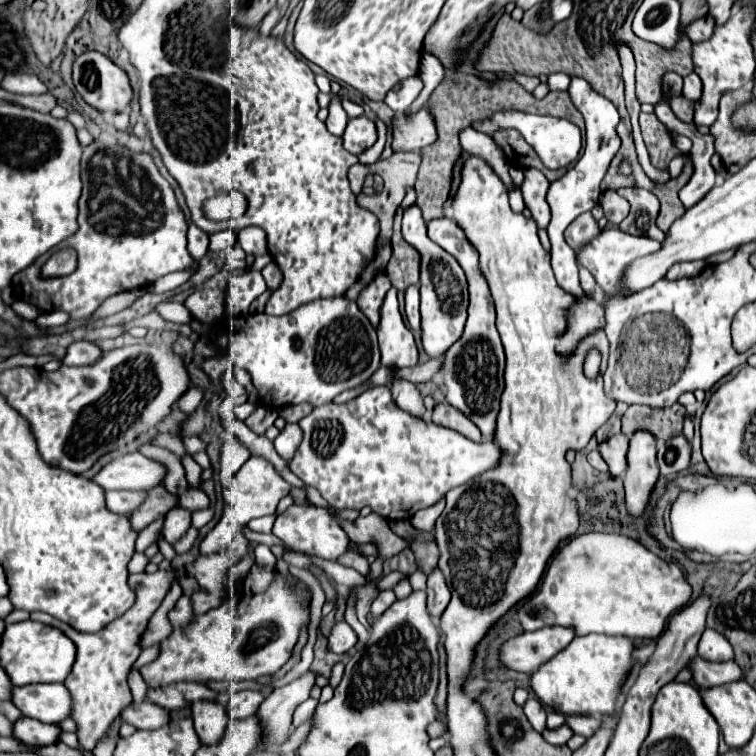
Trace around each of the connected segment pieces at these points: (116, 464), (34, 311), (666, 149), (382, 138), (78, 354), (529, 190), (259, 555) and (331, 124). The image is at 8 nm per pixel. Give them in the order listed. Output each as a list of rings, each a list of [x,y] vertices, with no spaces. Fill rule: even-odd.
[[[129,452],[103,466],[93,482],[103,490],[145,490],[157,486],[163,476],[163,464],[145,458],[141,452]]]
[[[22,300],[12,303],[12,309],[27,320],[35,320],[41,314],[36,306]]]
[[[641,114],[639,124],[647,150],[651,154],[651,162],[659,168],[665,168],[679,152],[673,144],[673,136],[655,114]]]
[[[378,118],[375,119],[375,124],[377,127],[378,132],[378,139],[377,142],[369,149],[362,152],[358,158],[359,162],[369,165],[375,163],[379,160],[386,143],[386,126],[385,124],[379,120]]]
[[[73,342],[67,348],[63,364],[67,366],[91,366],[103,356],[103,350],[95,342]]]
[[[535,168],[525,170],[525,180],[521,186],[515,186],[521,190],[525,206],[531,210],[535,222],[539,224],[539,228],[547,228],[551,212],[549,212],[549,204],[545,202],[545,192],[549,188],[549,180]]]
[[[259,544],[259,546],[255,548],[255,564],[263,566],[263,568],[271,568],[271,570],[275,572],[275,568],[277,568],[277,558],[275,558],[275,554],[271,552],[269,546]]]
[[[333,94],[333,102],[331,102],[331,106],[329,106],[329,118],[327,118],[327,130],[331,132],[331,134],[335,134],[335,136],[341,136],[343,134],[343,130],[345,130],[345,126],[347,126],[347,114],[345,114],[345,110],[341,108],[341,102],[339,102],[339,98]]]

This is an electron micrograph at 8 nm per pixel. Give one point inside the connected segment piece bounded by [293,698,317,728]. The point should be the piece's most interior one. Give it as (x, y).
(305, 711)

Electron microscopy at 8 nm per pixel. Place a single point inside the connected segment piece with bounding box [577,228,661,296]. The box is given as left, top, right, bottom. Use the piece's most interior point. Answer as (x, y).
(607, 257)

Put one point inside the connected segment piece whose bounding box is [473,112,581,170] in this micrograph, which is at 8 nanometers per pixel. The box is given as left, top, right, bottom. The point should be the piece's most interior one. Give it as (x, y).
(556, 141)

